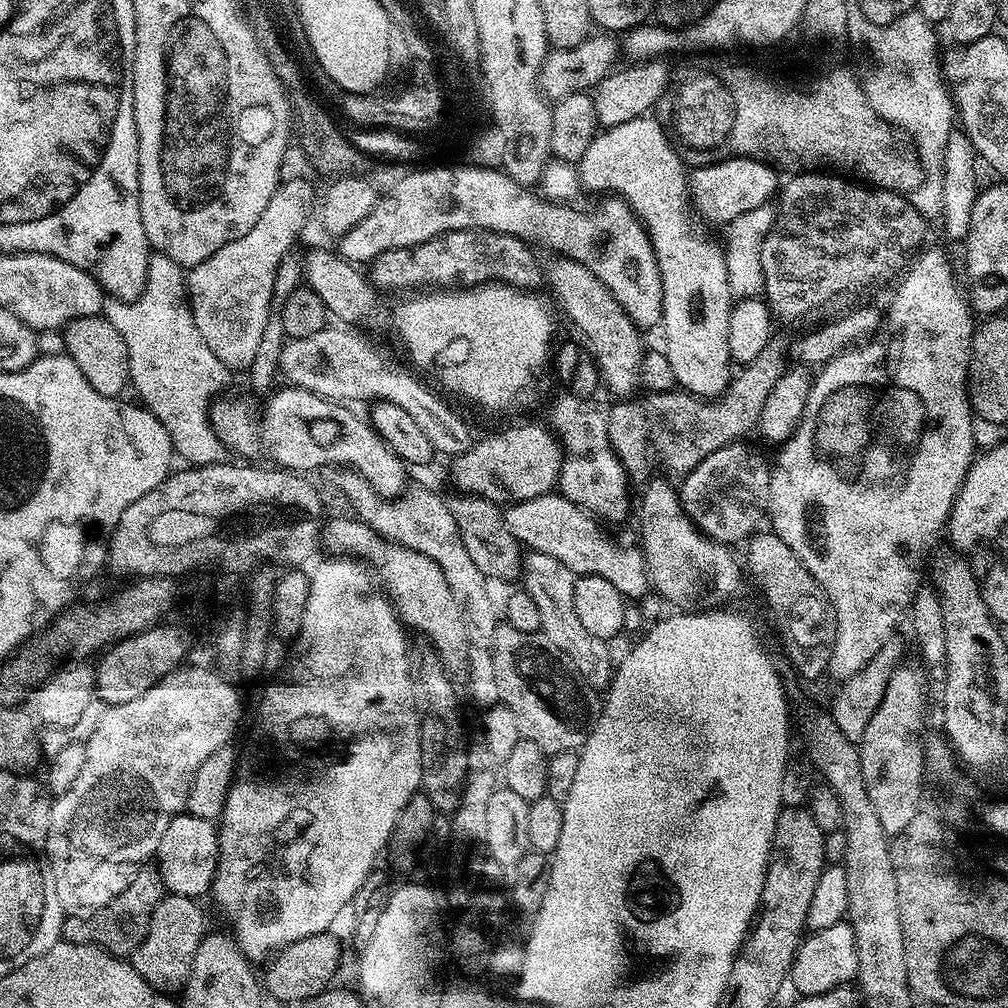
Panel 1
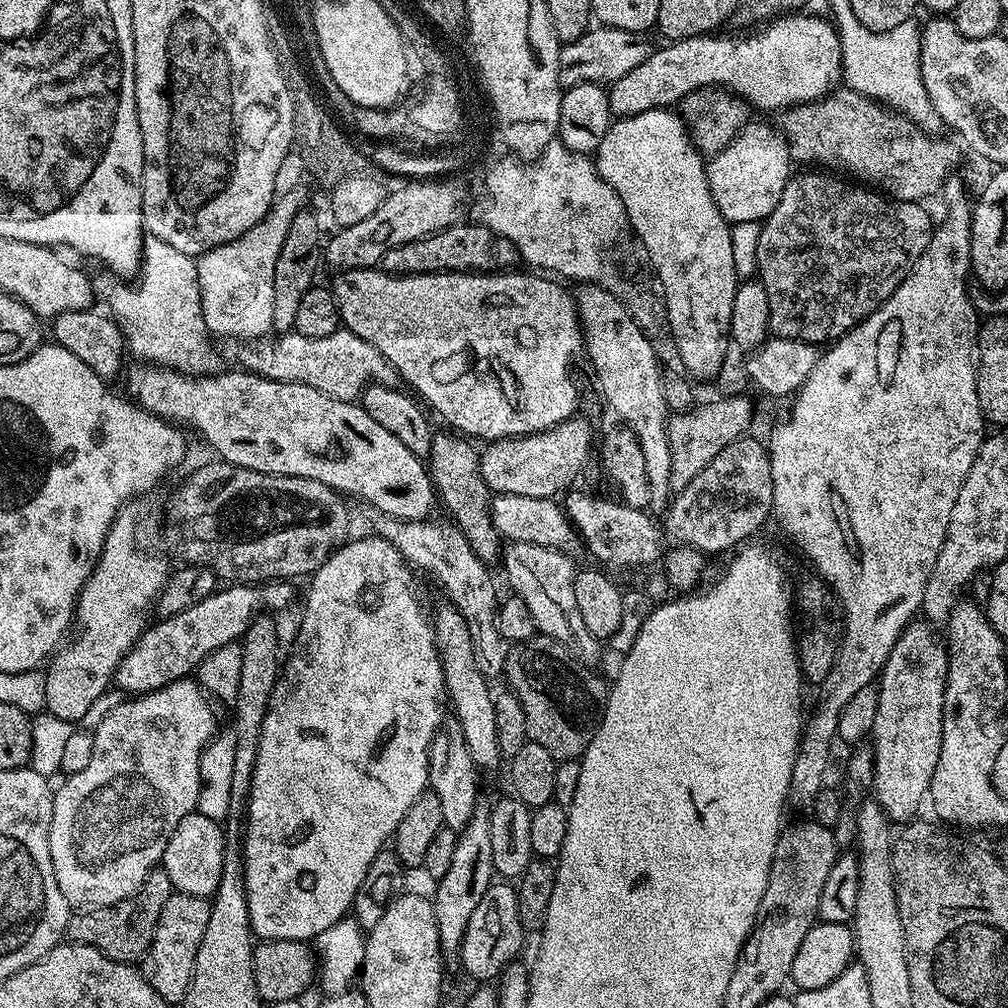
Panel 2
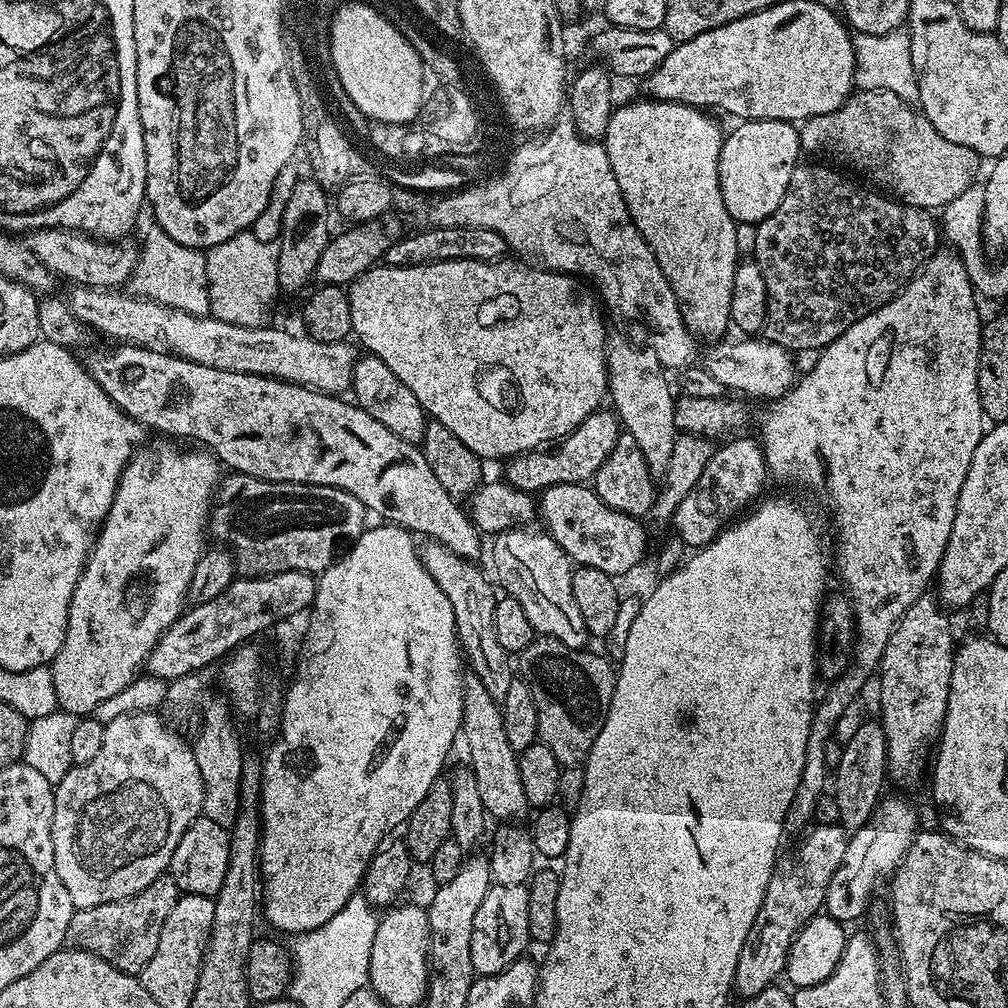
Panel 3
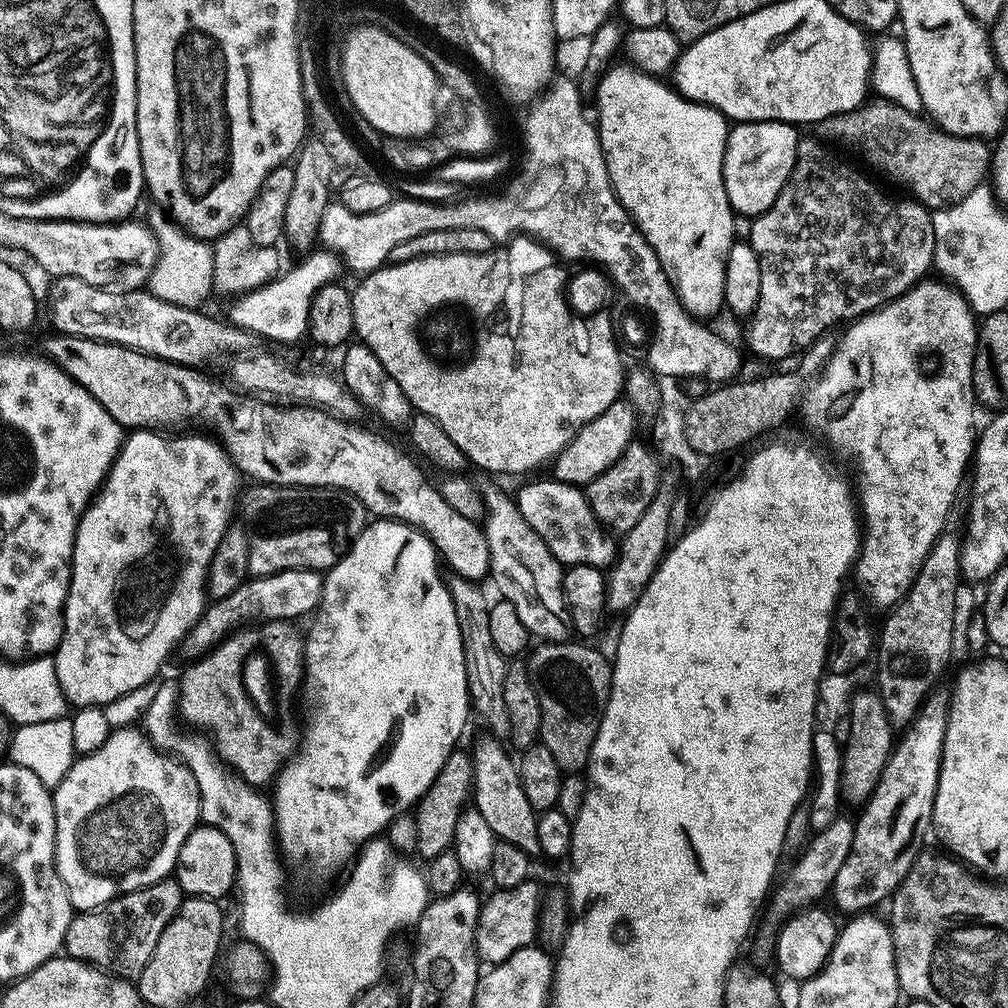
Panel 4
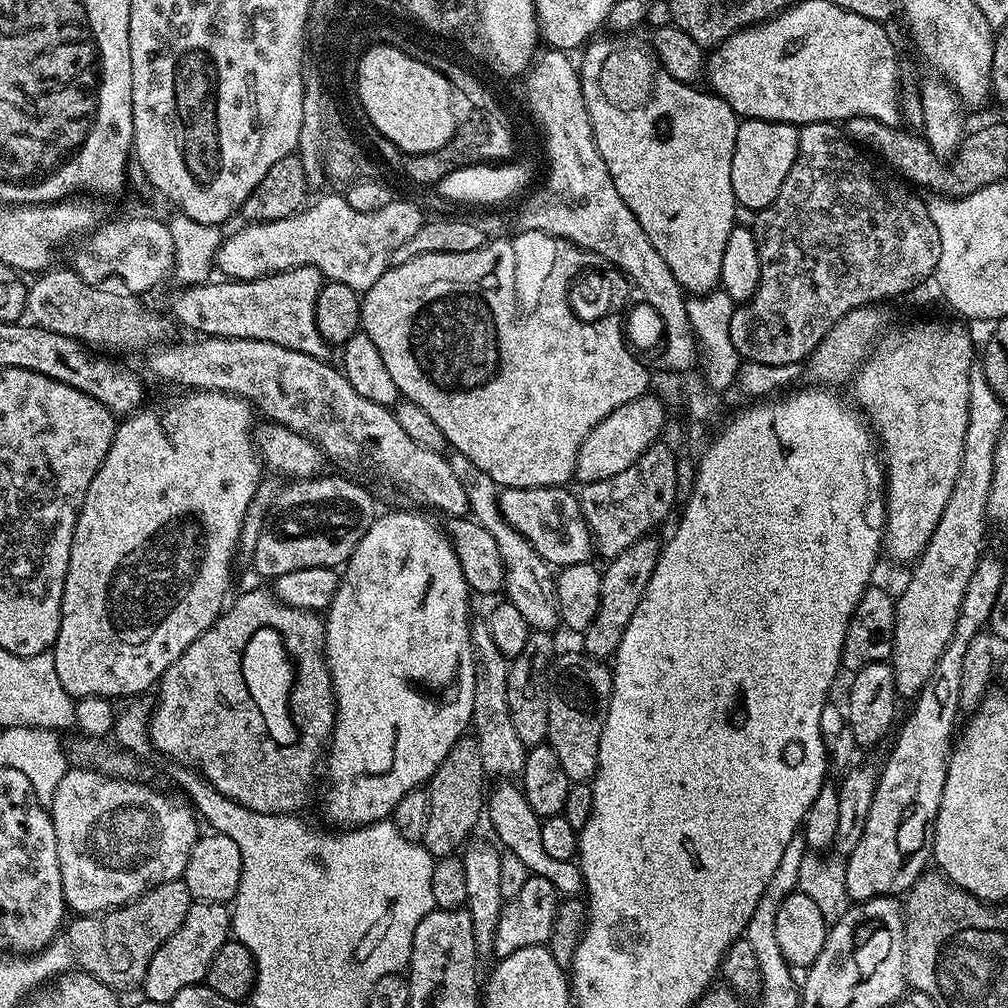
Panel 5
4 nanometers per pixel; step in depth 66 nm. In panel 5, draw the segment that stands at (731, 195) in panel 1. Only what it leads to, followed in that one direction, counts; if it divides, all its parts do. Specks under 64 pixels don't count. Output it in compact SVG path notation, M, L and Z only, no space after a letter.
M741 119L736 125L736 141L734 142L734 158L730 166L730 182L736 195L737 205L741 209L759 210L770 206L774 198L778 198L778 190L782 190L782 182L786 182L786 174L794 167L794 158L798 154L798 128L794 124L783 124L773 120Z

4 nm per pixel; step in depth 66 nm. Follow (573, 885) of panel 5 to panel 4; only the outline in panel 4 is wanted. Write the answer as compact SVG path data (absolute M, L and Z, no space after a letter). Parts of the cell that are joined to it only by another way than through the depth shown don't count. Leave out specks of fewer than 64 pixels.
M484 734L484 737L470 748L472 758L472 795L474 807L486 818L490 830L497 841L518 846L529 858L540 856L538 846L537 812L526 799L526 790L522 790L520 769L514 756L503 748L499 739Z

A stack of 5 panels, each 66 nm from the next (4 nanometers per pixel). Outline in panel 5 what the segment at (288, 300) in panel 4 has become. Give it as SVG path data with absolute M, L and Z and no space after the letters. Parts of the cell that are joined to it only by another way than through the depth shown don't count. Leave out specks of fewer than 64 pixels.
M302 266L256 280L224 278L219 282L221 284L205 282L181 287L172 300L171 319L179 327L181 324L189 328L192 334L278 342L278 346L286 346L286 350L298 350L319 360L329 359L330 345L318 334L314 322L314 302L326 282L317 268Z

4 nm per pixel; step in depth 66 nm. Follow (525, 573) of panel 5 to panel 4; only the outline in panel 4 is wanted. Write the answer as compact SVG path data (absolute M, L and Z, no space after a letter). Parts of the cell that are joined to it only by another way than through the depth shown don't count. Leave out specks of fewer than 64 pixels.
M496 484L479 485L480 497L484 500L484 518L482 527L486 534L486 546L490 546L490 562L492 571L490 580L496 583L499 595L508 600L518 610L518 618L526 625L526 630L540 642L564 642L570 636L570 621L568 619L568 607L564 601L564 574L558 558L550 554L546 542L534 534L534 528L522 518L522 514L516 506L515 499L508 496Z

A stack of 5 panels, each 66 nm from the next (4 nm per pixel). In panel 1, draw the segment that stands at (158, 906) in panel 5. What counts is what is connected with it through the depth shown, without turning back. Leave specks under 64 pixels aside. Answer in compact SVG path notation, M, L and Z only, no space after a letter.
M148 862L137 867L132 873L132 880L106 906L89 911L87 914L68 914L64 917L64 925L60 931L63 943L93 944L104 948L112 956L131 957L132 953L142 946L146 938L146 930L150 930L150 918L158 906L158 902L166 894L162 874L155 863Z

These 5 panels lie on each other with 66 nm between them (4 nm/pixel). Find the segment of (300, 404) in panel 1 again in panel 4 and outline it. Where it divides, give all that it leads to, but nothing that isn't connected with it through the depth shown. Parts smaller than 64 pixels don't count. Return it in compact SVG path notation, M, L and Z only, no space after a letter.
M53 334L44 340L43 355L59 366L66 374L70 374L70 378L74 378L74 382L78 382L78 386L82 386L86 390L90 390L90 394L94 394L94 398L98 398L98 402L102 402L102 406L106 406L106 414L110 414L110 418L114 418L119 422L121 428L125 430L156 430L161 426L159 424L188 424L191 420L200 419L202 423L209 424L213 428L215 439L224 445L224 451L228 453L232 463L240 469L245 477L253 476L253 481L261 484L271 484L282 488L340 488L343 492L348 492L352 496L358 498L358 502L362 502L362 506L367 508L373 517L381 520L396 520L399 524L409 524L411 528L419 528L421 532L426 534L426 538L430 538L430 542L436 547L437 553L445 565L449 564L455 575L461 576L464 580L480 582L491 573L492 566L490 562L490 546L486 546L486 534L483 527L477 521L470 518L462 518L462 514L458 514L458 510L454 510L454 506L450 506L450 502L446 502L446 498L442 498L439 487L435 483L424 477L424 472L407 456L404 452L399 452L394 445L388 440L383 440L382 437L367 432L364 428L355 428L357 425L352 422L345 422L343 419L337 418L322 408L314 408L311 406L285 406L275 402L265 402L263 399L257 398L252 394L241 394L239 391L233 390L227 383L219 384L216 380L211 380L208 376L203 376L203 371L197 370L192 366L182 364L171 364L168 360L160 360L157 356L147 356L145 352L139 352L133 348L126 346L118 346L106 341L91 340L88 337L67 336L63 334Z

